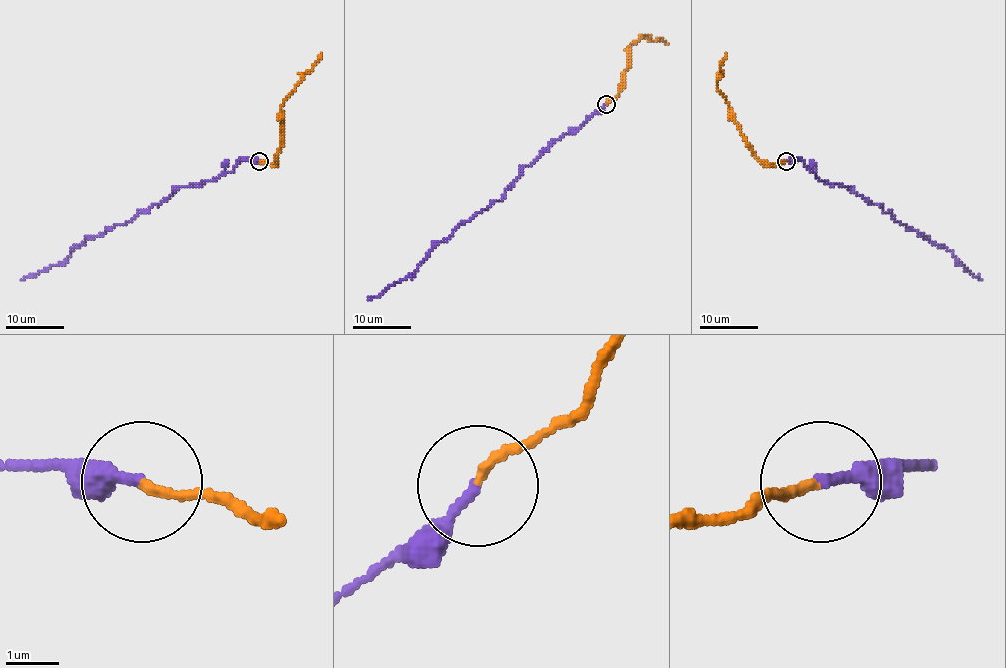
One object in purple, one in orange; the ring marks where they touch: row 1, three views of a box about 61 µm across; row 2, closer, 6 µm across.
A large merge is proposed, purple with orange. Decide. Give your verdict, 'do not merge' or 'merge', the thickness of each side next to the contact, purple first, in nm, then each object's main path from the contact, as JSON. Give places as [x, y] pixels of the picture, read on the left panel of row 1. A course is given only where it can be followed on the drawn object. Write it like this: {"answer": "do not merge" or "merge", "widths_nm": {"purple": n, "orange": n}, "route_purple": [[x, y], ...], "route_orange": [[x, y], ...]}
{"answer": "merge", "widths_nm": {"purple": 190, "orange": 160}, "route_purple": [[259, 161], [242, 160], [231, 171], [212, 180], [179, 187], [159, 205], [76, 245], [65, 260], [22, 279]], "route_orange": [[259, 161], [271, 164], [277, 161], [282, 141], [281, 104], [320, 53]]}

